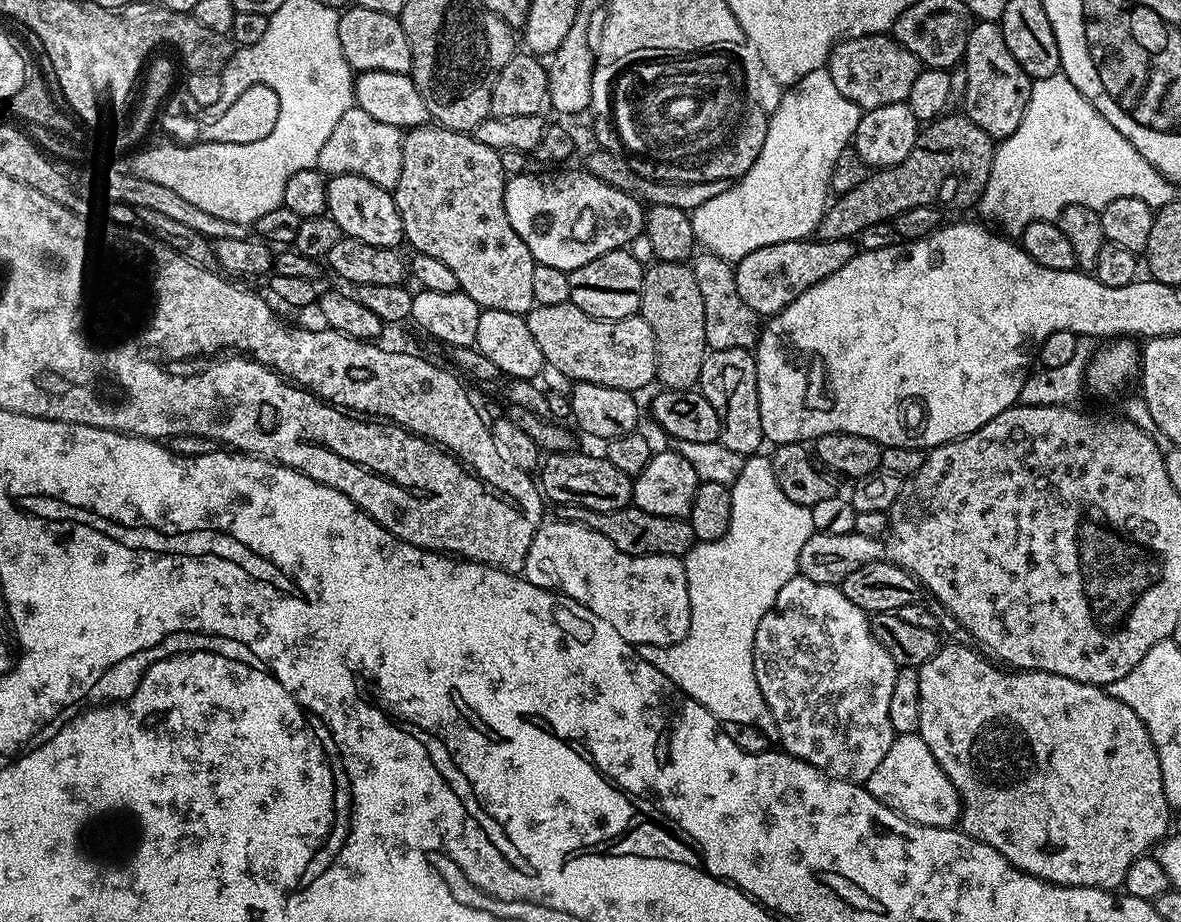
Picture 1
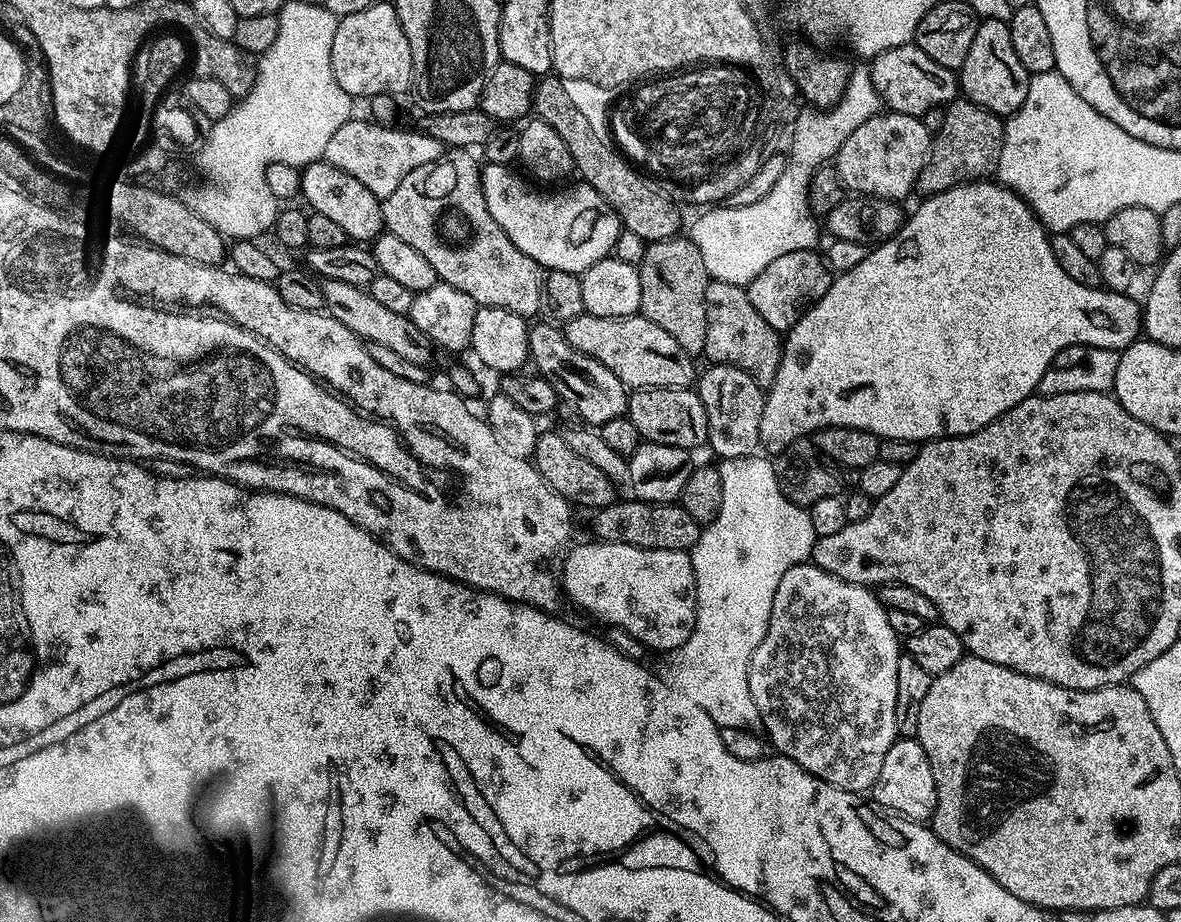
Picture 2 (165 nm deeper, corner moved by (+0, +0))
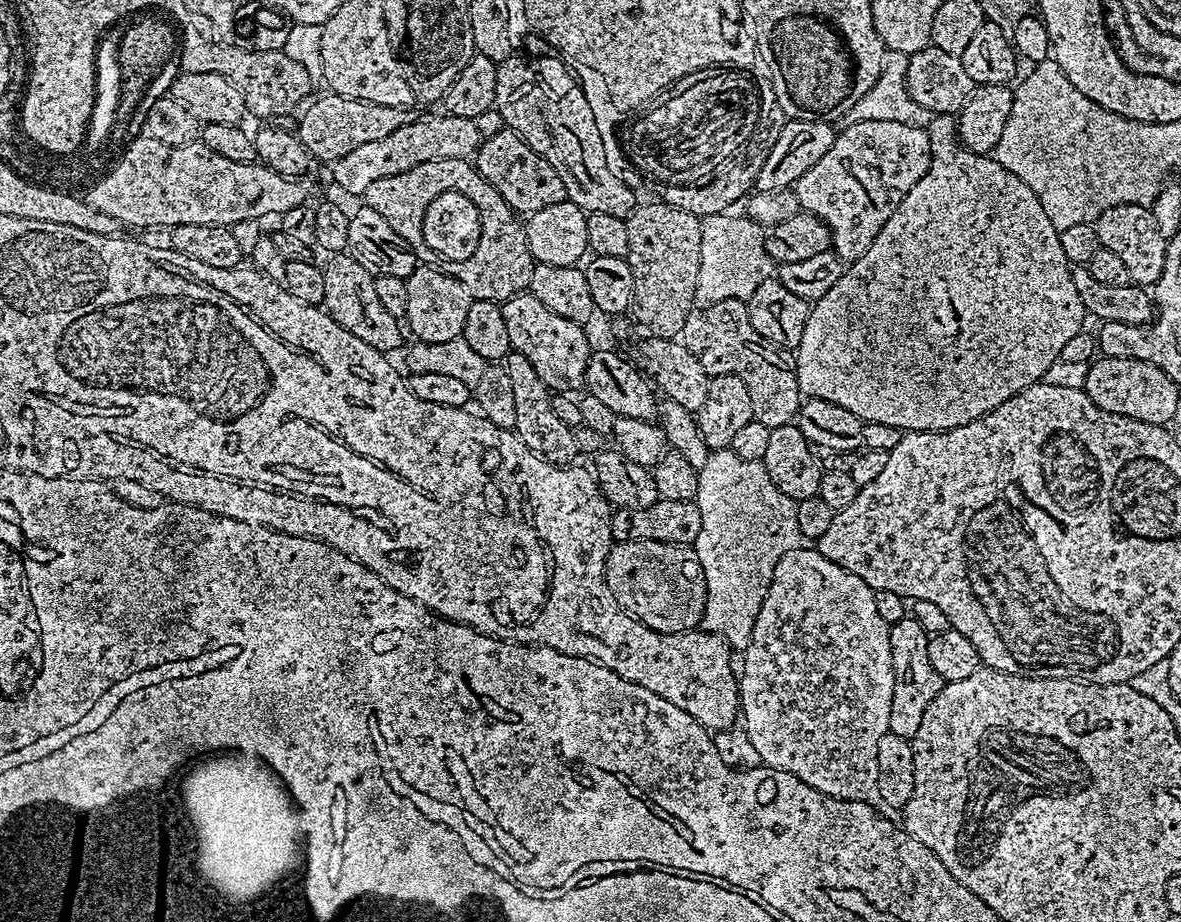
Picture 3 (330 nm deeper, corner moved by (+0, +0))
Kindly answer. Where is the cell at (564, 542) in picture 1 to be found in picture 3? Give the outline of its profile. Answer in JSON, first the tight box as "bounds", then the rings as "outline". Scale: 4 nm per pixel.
{"bounds":[604,540,708,636],"outline":[[[649,540],[613,543],[604,563],[604,580],[620,607],[650,630],[678,636],[701,627],[708,591],[695,547]]]}

